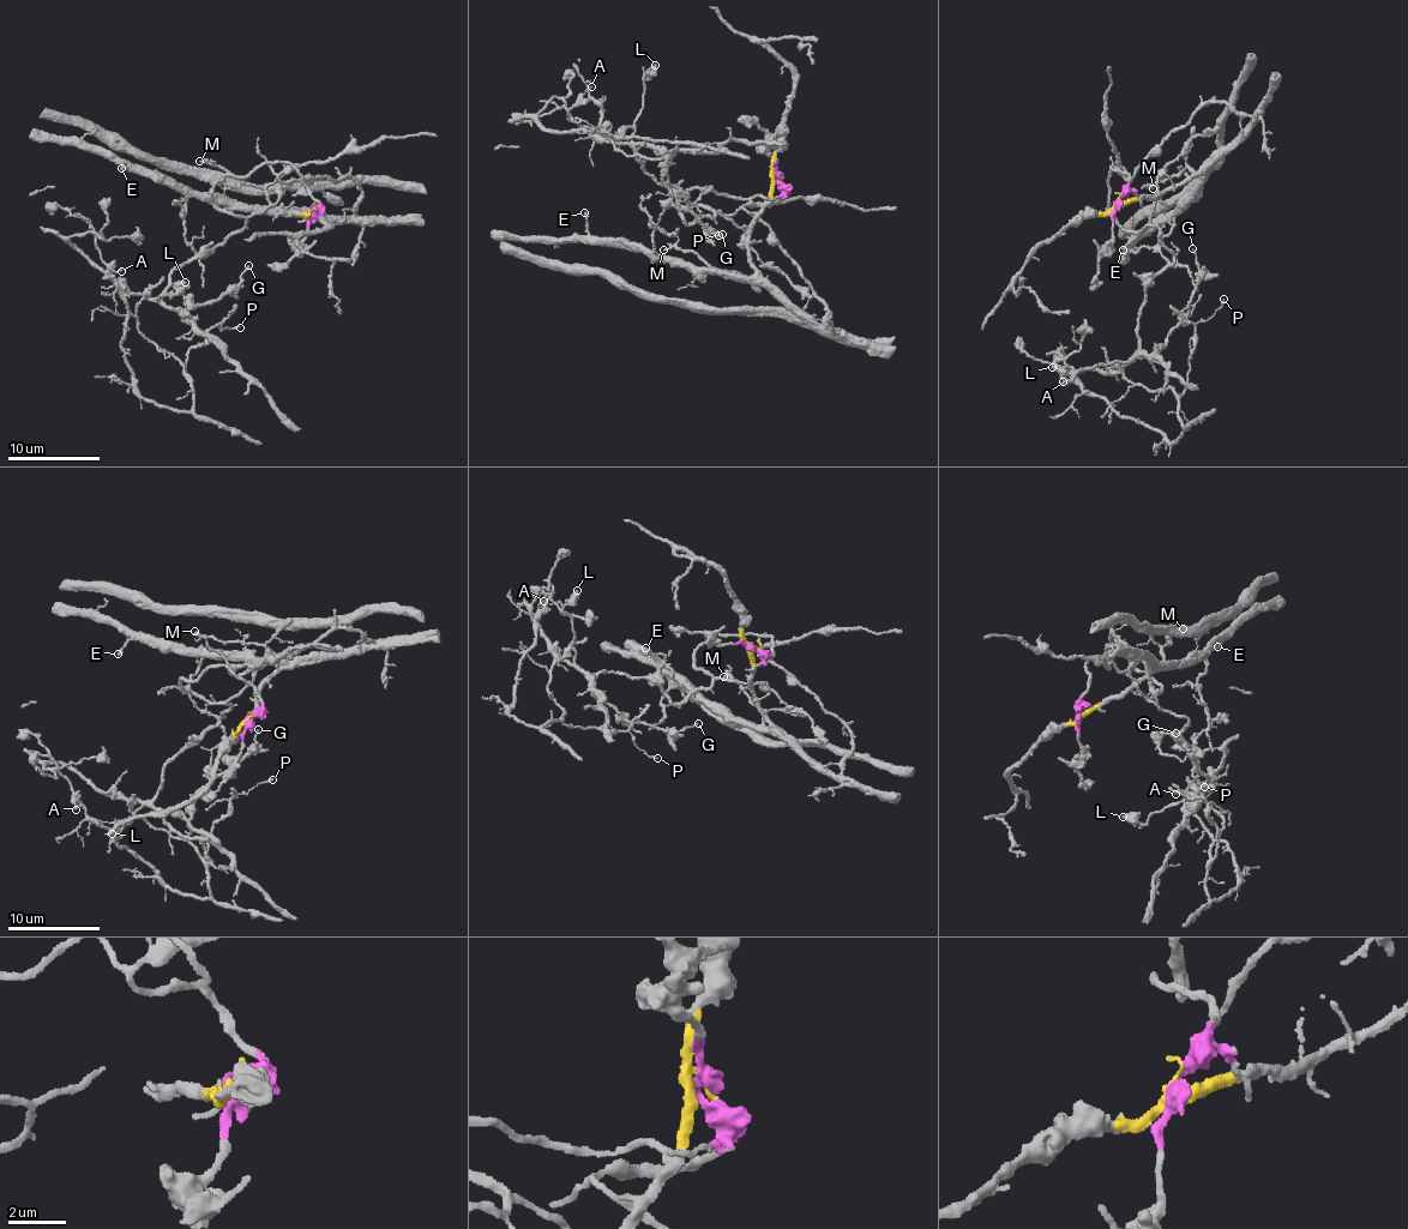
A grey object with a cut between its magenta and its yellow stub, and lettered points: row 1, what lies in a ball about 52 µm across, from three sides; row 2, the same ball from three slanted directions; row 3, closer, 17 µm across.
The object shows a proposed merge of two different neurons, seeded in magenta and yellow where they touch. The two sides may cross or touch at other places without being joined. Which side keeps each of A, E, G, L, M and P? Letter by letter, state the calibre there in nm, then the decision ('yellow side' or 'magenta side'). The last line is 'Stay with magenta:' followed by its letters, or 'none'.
A: 110 nm thick; magenta side
E: 220 nm thick; yellow side
G: 120 nm thick; magenta side
L: 440 nm thick; magenta side
M: 170 nm thick; yellow side
P: 130 nm thick; magenta side
Stay with magenta: A, G, L, P

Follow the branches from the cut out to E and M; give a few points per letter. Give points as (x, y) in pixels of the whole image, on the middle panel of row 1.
E: (776, 176), (750, 230), (750, 277), (704, 273), (681, 260), (597, 239), (588, 232), (584, 212)
M: (776, 176), (769, 200), (750, 230), (752, 276), (710, 267), (691, 252), (663, 251)

